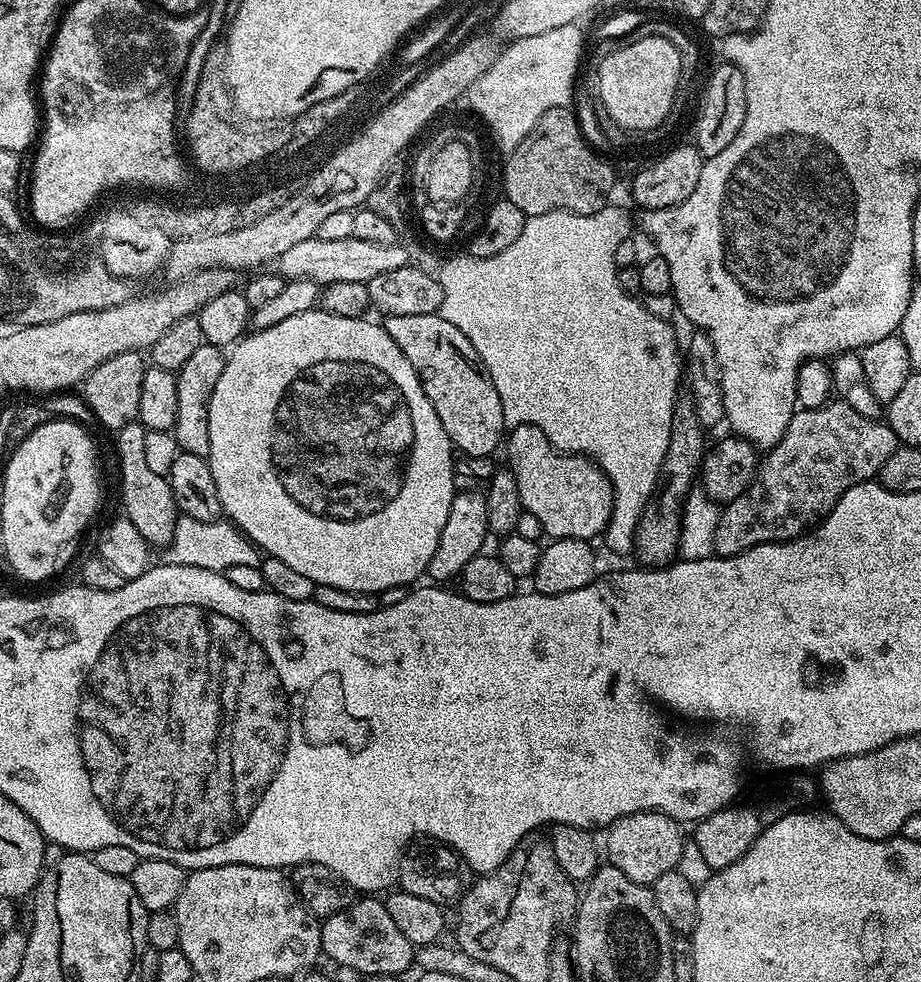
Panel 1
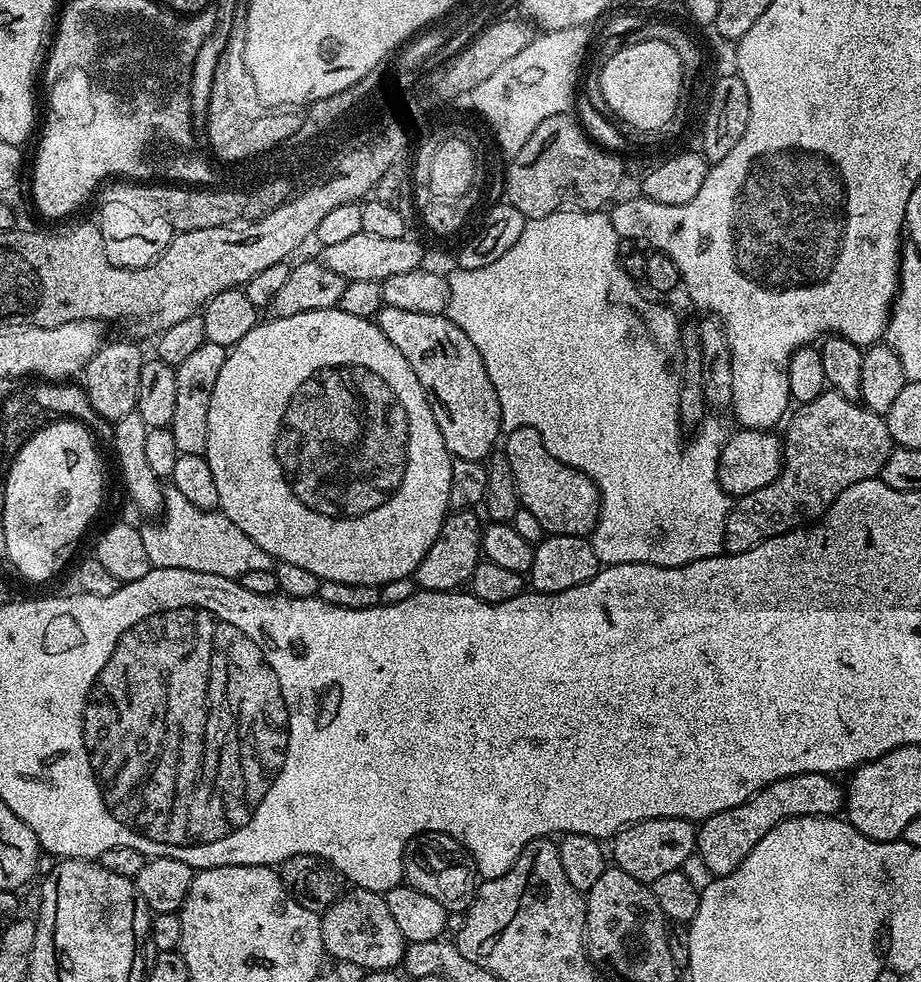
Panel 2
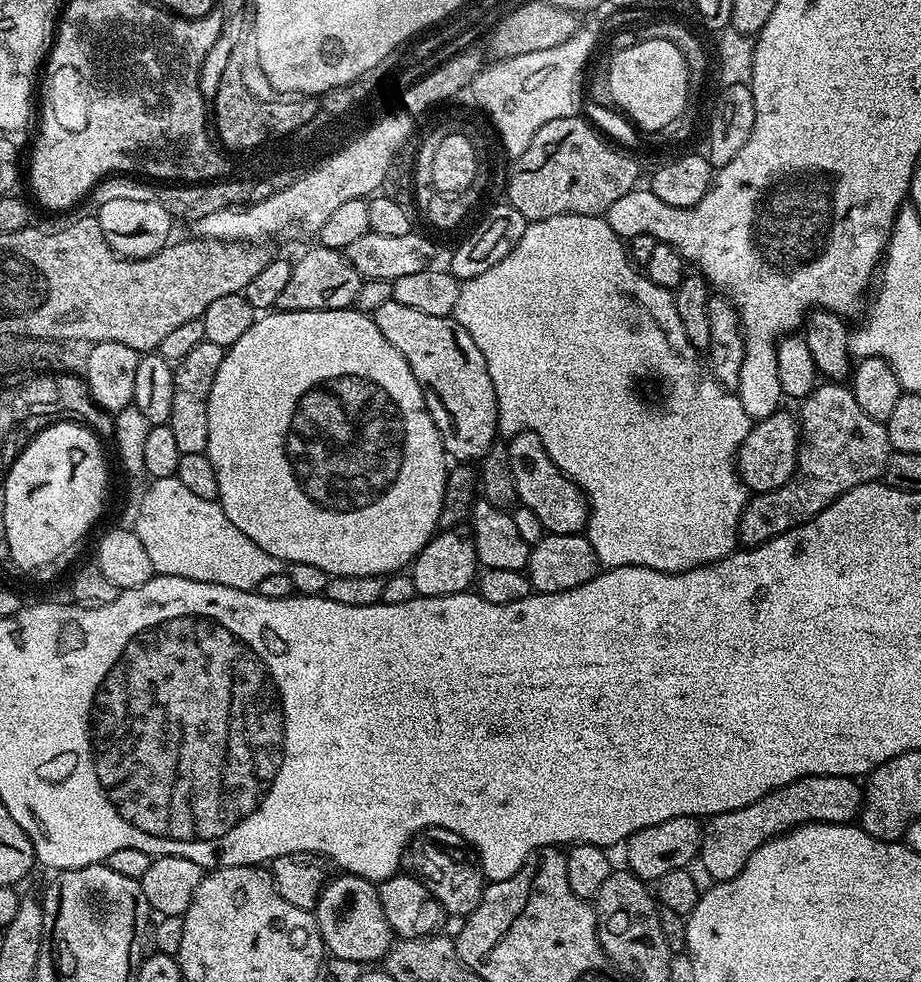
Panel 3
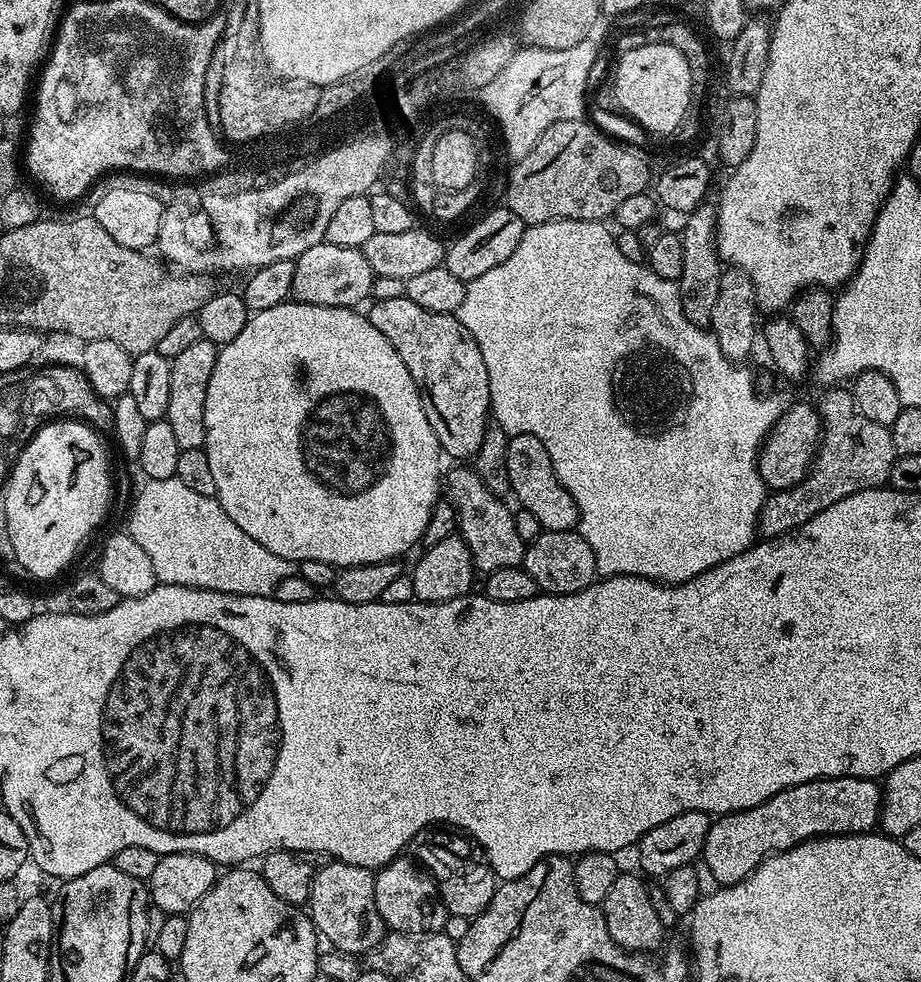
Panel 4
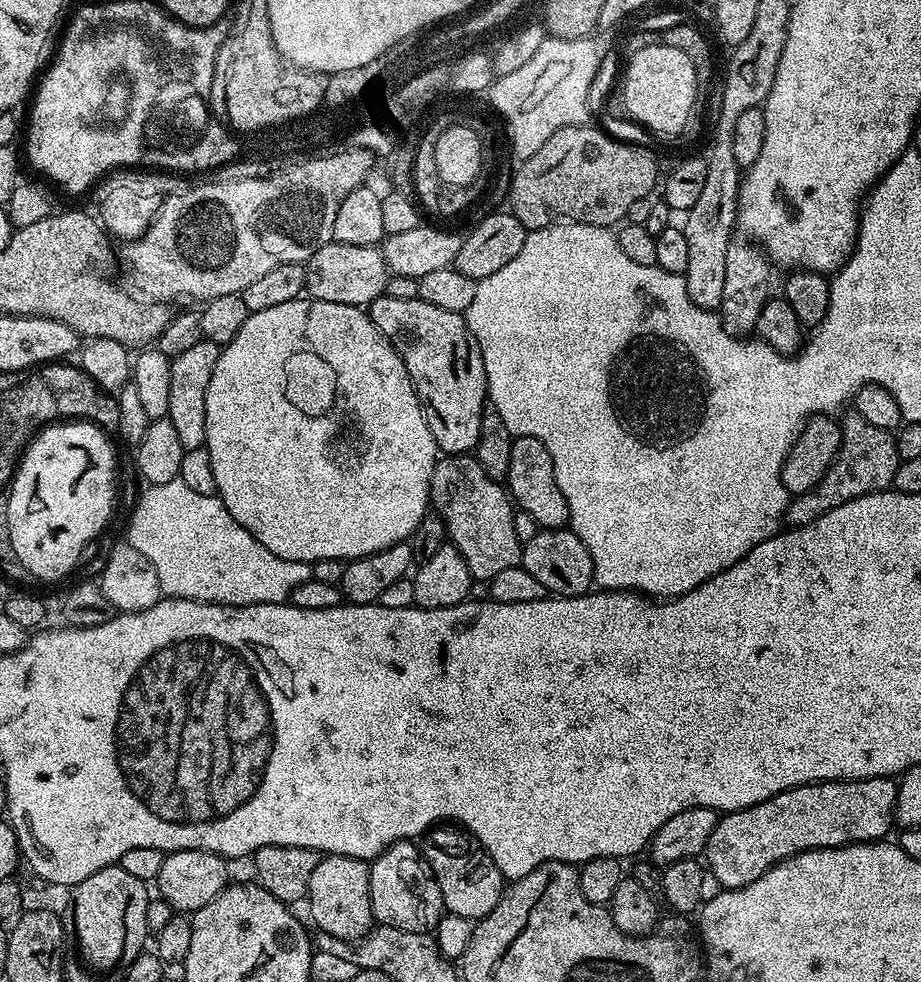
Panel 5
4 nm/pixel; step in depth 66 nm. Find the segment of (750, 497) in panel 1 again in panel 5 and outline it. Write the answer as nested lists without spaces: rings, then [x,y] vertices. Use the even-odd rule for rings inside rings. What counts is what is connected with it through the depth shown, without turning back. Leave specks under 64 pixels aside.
[[[854,410],[849,411],[849,416],[845,420],[841,419],[839,425],[840,452],[836,461],[809,492],[789,499],[786,513],[789,525],[811,524],[822,514],[834,510],[834,506],[842,506],[842,502],[850,502],[859,496],[883,492],[893,487],[896,472],[902,463],[896,449],[895,435],[886,430],[878,430],[878,426],[870,426],[870,422],[866,422],[866,418],[862,418]]]

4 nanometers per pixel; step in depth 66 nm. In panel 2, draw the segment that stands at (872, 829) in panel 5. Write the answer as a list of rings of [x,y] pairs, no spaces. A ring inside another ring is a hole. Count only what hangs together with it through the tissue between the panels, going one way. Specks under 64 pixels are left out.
[[[811,772],[810,774],[794,774],[790,778],[782,778],[761,792],[755,792],[742,806],[734,806],[730,810],[722,810],[718,814],[706,817],[699,825],[696,834],[696,852],[710,866],[713,877],[730,874],[743,862],[746,854],[778,826],[778,822],[789,820],[795,816],[836,816],[844,807],[845,789],[841,781],[827,772]]]

